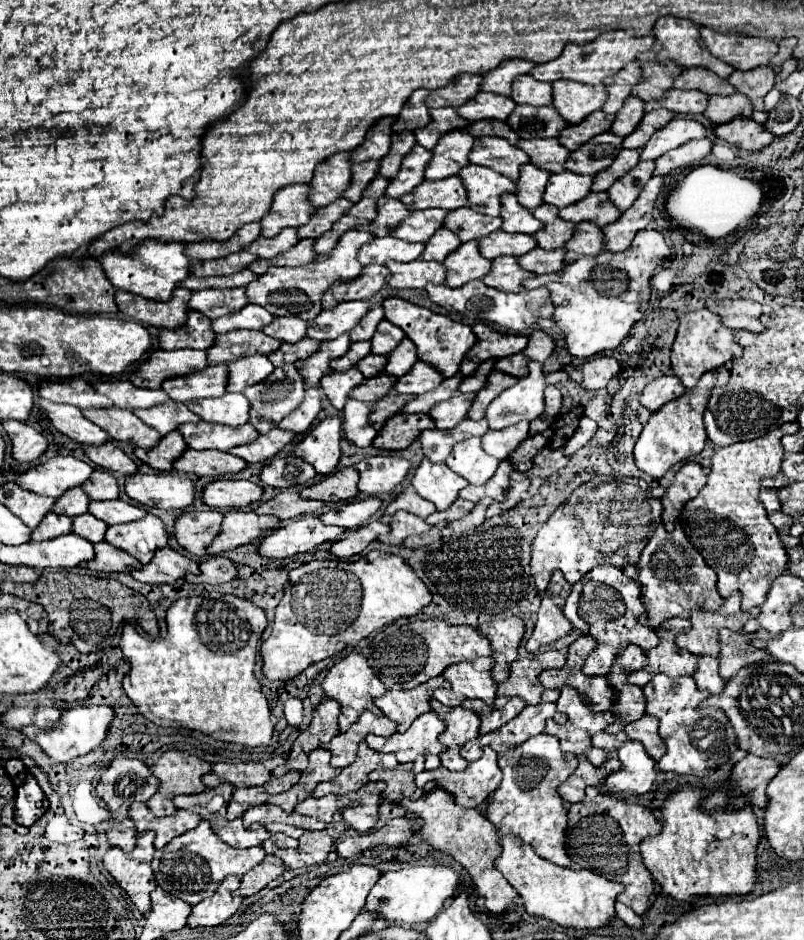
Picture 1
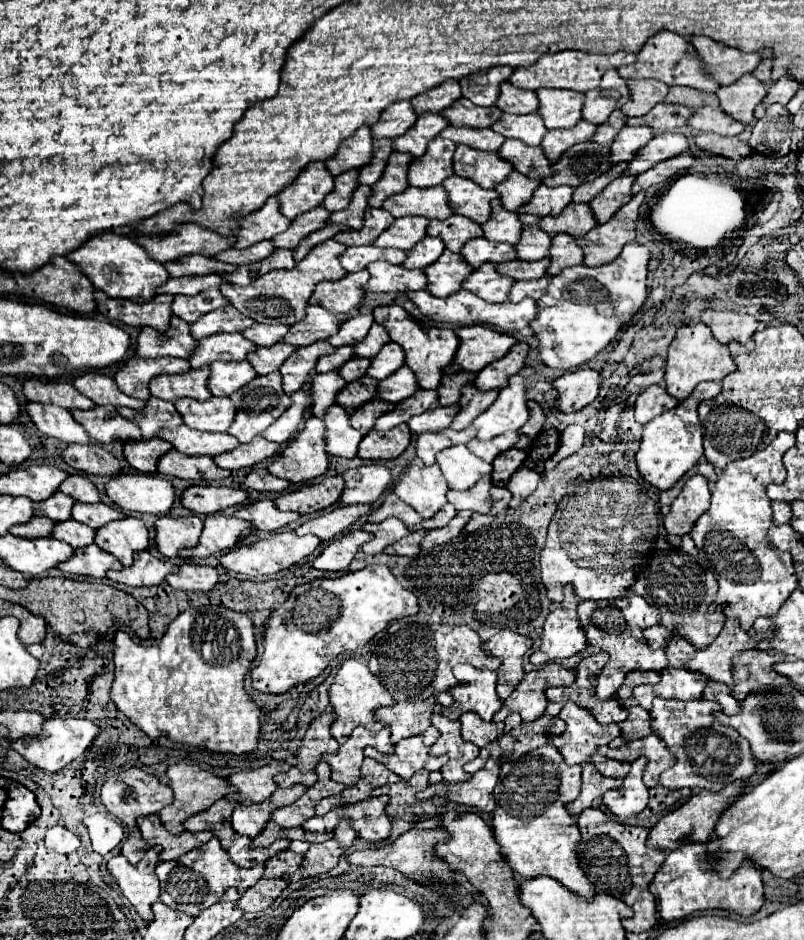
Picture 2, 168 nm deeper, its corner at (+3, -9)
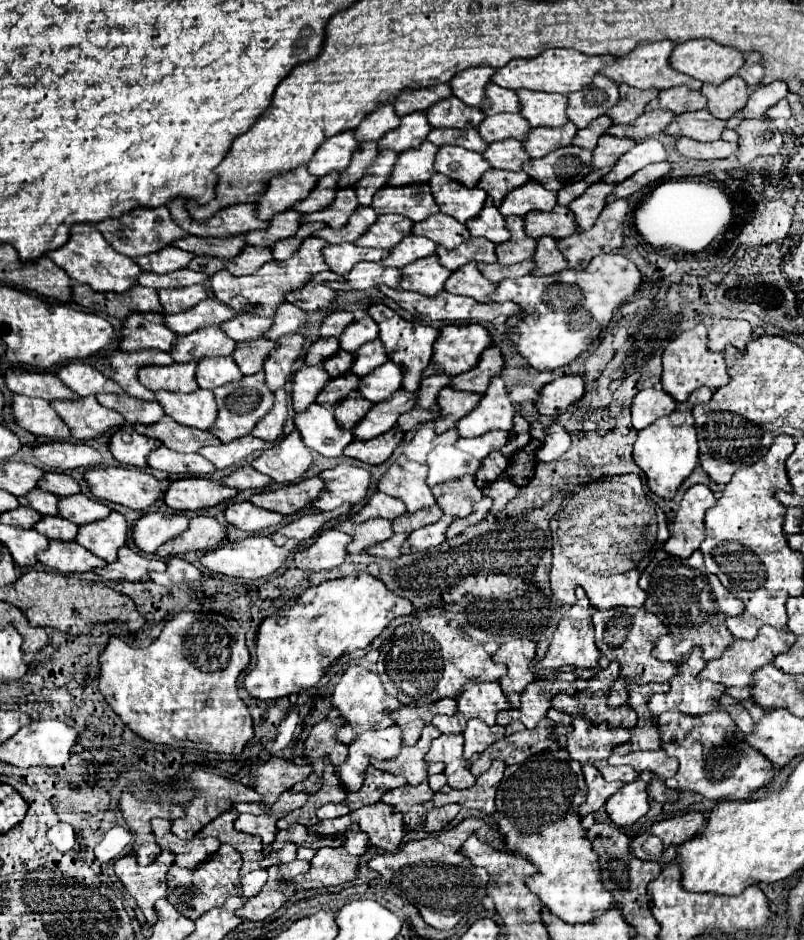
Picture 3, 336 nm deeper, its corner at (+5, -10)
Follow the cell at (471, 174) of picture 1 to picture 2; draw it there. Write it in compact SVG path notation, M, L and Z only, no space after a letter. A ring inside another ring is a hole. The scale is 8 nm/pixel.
M449 176L443 188L449 194L449 206L455 214L467 216L477 224L485 224L491 218L491 200L497 198L495 190L485 190L461 176Z

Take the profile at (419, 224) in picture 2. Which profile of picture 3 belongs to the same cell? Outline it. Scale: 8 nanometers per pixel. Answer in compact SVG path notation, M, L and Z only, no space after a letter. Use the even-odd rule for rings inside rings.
M379 215L375 225L359 237L355 245L359 247L381 247L381 249L393 249L403 237L411 233L413 221L409 221L403 215Z

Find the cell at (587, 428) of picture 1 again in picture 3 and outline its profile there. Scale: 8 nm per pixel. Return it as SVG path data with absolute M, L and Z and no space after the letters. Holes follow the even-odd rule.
M557 423L547 427L547 437L543 441L543 447L537 449L537 459L539 461L555 461L561 457L571 445L571 435Z

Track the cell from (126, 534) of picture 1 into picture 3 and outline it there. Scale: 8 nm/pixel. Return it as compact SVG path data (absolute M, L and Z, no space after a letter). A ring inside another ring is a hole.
M111 511L105 519L95 523L87 523L79 527L75 541L101 557L107 563L117 561L119 547L125 545L127 539L127 521L121 513Z

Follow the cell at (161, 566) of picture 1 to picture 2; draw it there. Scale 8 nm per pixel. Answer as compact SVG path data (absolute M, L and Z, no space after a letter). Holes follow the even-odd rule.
M143 550L143 552L135 554L133 566L123 568L121 572L111 570L111 572L107 572L107 578L113 582L129 584L129 586L157 586L157 584L163 584L165 578L175 572L179 572L177 564L155 558L153 554Z

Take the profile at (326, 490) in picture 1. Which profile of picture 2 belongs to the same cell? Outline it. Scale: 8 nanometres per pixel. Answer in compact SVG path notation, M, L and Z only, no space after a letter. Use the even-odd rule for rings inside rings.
M329 476L317 484L303 486L295 492L277 496L273 502L281 510L295 510L299 514L313 514L313 512L321 512L321 510L337 504L343 488L345 488L345 482L341 476Z

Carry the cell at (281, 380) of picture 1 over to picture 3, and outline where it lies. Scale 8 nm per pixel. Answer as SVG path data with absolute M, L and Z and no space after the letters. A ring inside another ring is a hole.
M263 371L251 375L251 377L241 377L239 381L221 385L219 389L213 389L215 401L219 403L219 417L215 425L209 429L221 443L229 443L235 437L249 435L251 429L257 425L257 421L271 409L273 405L273 393L265 385L265 375Z

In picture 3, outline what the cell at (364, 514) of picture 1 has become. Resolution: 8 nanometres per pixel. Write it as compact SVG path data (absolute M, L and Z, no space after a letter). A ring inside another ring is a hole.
M343 503L339 509L335 511L329 511L329 513L321 513L321 511L309 511L309 513L303 513L303 517L283 525L279 529L279 533L283 537L291 537L291 539L299 539L299 541L305 541L305 539L311 539L313 535L317 535L317 531L321 529L323 523L331 521L331 519L337 519L341 515L347 515L351 513L351 505L349 503Z

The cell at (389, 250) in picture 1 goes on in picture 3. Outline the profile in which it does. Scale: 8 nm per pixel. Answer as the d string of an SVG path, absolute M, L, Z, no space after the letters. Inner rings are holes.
M339 243L323 247L325 261L329 269L337 275L347 275L359 261L383 261L387 253L389 253L387 249L365 249L357 247L355 243Z

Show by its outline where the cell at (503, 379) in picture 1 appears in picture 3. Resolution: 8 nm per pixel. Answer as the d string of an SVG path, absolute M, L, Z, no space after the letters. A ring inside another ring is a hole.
M443 387L439 391L439 417L433 421L435 433L443 433L451 427L457 425L457 421L461 417L465 417L469 411L473 411L479 403L479 395L477 393L465 393L465 391L457 391L451 387Z

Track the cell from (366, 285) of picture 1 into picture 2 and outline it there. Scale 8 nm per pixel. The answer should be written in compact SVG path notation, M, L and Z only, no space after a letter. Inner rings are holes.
M359 270L359 272L347 274L337 282L319 282L313 296L319 298L319 304L333 314L351 312L359 308L367 282L369 282L369 272Z

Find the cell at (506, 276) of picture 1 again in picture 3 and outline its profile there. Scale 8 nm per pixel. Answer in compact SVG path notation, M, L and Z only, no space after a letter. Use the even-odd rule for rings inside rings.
M471 261L463 265L463 269L457 269L451 273L451 277L445 281L445 291L455 293L455 295L473 297L479 303L487 303L489 295L495 293L495 285L487 281L477 269L477 263Z

